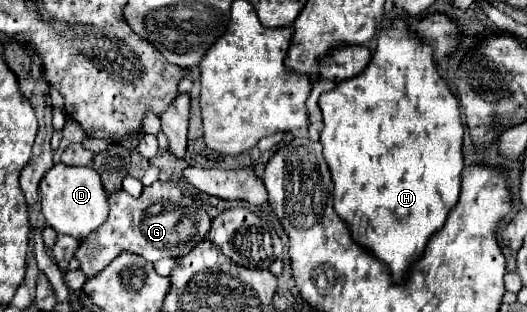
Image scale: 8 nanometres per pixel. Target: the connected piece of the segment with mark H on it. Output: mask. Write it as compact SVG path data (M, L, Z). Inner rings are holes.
M393 20L391 28L386 31L389 38L401 40L401 42L387 42L387 48L377 48L369 66L365 68L365 72L361 72L359 76L345 80L341 84L337 84L331 92L321 94L319 98L319 108L323 112L323 130L321 130L321 138L319 142L323 144L323 158L329 164L331 170L331 178L335 184L333 190L333 198L335 198L335 212L341 216L341 220L345 220L347 228L351 228L351 236L353 240L357 240L357 244L361 244L363 248L369 248L369 252L373 252L373 256L377 256L377 260L385 262L387 268L393 272L393 282L401 282L405 280L407 272L409 272L409 264L413 264L413 260L421 258L421 252L425 250L425 244L429 242L429 238L439 232L447 220L449 210L457 204L459 200L459 188L461 188L461 170L463 170L463 152L461 152L461 144L463 144L463 120L461 120L461 110L459 110L459 100L453 96L453 92L449 90L449 86L445 84L445 80L439 76L435 64L433 64L433 54L429 46L423 46L421 40L409 32L407 24L403 20Z

